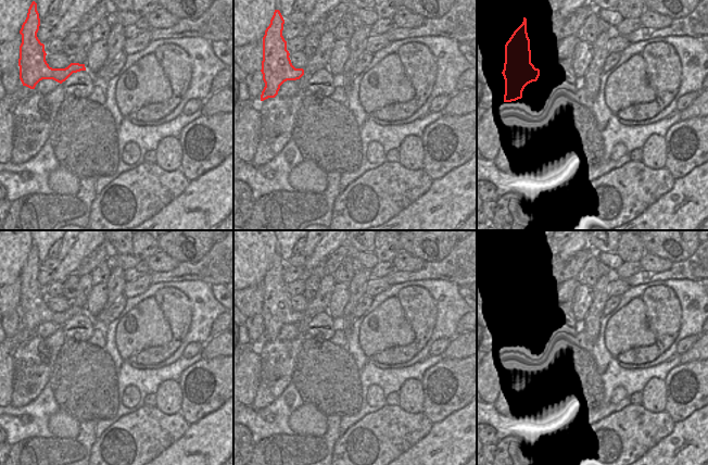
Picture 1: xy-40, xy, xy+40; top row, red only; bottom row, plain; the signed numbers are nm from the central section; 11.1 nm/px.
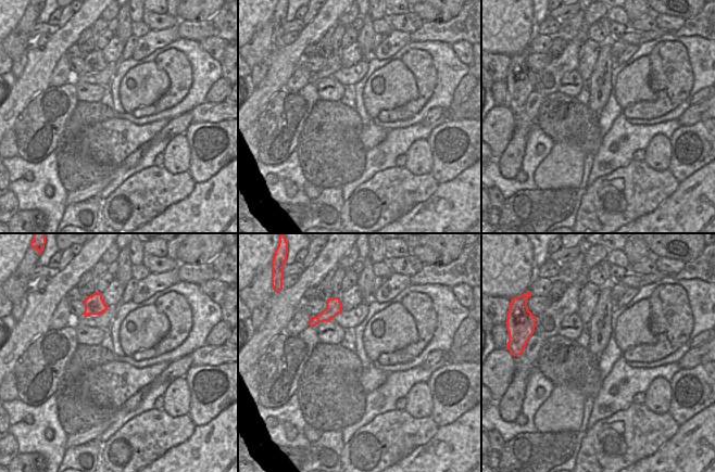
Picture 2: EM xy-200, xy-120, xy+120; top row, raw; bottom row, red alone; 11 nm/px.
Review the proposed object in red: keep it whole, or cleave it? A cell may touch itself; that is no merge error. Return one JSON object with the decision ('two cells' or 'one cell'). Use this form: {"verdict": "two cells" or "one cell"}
{"verdict": "one cell"}

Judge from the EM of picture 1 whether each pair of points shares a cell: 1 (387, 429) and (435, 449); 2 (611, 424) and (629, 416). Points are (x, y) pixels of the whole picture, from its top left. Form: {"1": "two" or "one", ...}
{"1": "two", "2": "one"}

